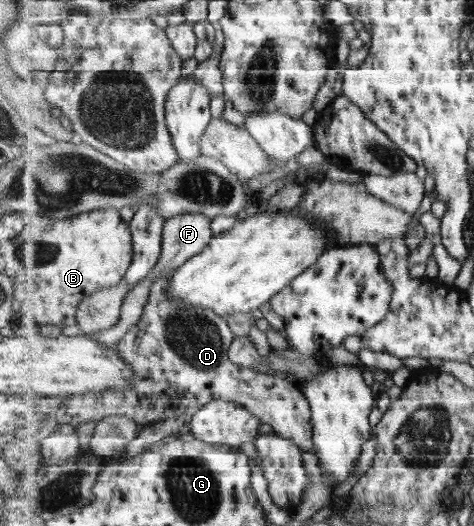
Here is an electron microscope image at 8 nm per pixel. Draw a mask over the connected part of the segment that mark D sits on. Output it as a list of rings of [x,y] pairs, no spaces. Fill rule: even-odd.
[[[177,271],[165,273],[165,275],[160,273],[161,277],[157,277],[155,283],[151,285],[150,300],[143,310],[140,322],[132,327],[132,330],[128,331],[117,345],[122,358],[128,360],[134,368],[133,387],[124,392],[113,390],[66,398],[62,400],[62,406],[58,408],[58,412],[54,413],[50,424],[69,424],[77,427],[86,421],[97,423],[117,413],[134,420],[141,427],[164,419],[178,419],[178,417],[186,417],[189,423],[192,417],[207,403],[214,400],[226,400],[242,404],[258,416],[262,423],[270,425],[275,433],[284,436],[284,439],[292,439],[294,443],[300,445],[302,451],[316,454],[316,444],[312,438],[314,430],[312,430],[311,403],[304,396],[298,383],[295,380],[282,380],[266,373],[260,373],[250,366],[240,366],[240,364],[234,363],[228,355],[228,349],[230,349],[235,335],[229,327],[227,319],[202,307],[193,307],[188,303],[183,303],[179,298],[172,298],[173,295],[169,293],[169,290],[171,289],[171,280]]]

